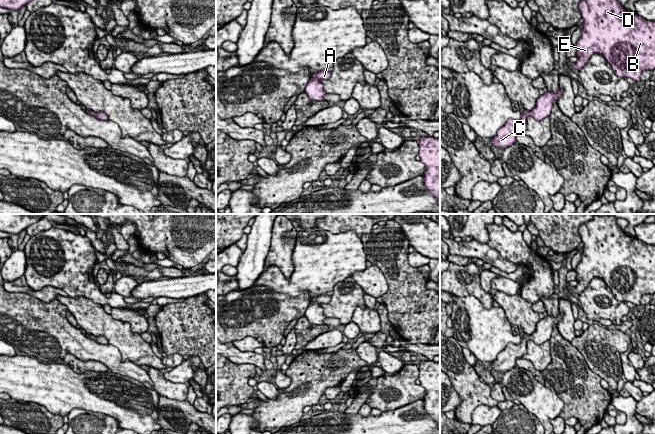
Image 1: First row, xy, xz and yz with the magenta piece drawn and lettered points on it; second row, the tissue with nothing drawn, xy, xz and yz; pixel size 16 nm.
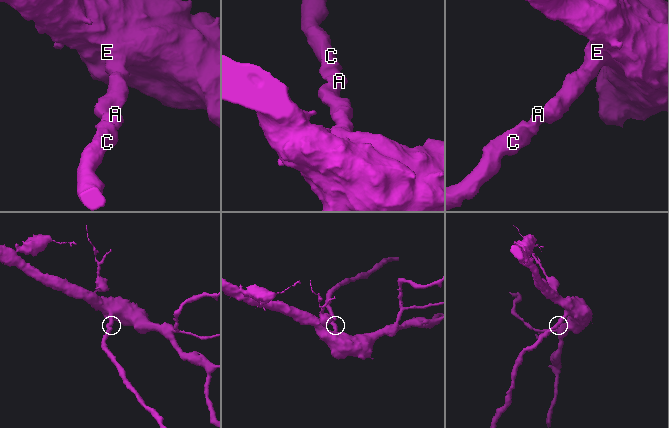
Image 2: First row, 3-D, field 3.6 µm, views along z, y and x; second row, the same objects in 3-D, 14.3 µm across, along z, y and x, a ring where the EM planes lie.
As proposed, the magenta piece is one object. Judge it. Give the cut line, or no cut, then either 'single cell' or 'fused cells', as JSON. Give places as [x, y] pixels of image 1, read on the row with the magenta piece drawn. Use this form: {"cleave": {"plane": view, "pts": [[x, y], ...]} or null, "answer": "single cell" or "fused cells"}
{"cleave": null, "answer": "single cell"}

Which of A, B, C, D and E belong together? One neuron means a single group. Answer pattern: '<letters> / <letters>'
A B C D E

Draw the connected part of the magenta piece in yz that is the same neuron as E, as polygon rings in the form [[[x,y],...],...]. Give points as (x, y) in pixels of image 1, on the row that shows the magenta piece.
[[[582,0],[579,5],[584,22],[580,25],[581,37],[574,45],[577,61],[574,69],[580,70],[594,53],[601,54],[620,78],[641,82],[641,73],[655,69],[655,22],[644,21],[636,12],[627,11],[618,0]]]

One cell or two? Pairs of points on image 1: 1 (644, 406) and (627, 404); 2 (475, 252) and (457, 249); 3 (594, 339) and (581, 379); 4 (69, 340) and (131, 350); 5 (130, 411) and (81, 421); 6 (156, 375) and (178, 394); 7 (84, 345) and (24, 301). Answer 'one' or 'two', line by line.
1: two
2: one
3: two
4: two
5: two
6: one
7: one

